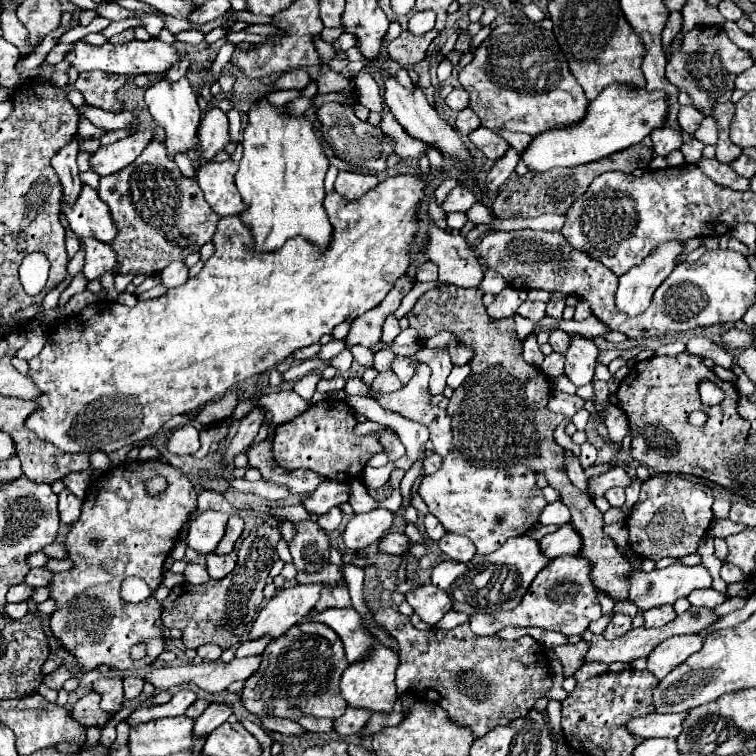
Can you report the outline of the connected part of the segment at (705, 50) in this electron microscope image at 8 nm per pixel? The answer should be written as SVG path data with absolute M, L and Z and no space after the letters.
M697 26L685 38L679 52L675 52L667 60L667 80L675 84L681 92L689 94L693 106L697 108L711 108L719 96L733 90L733 80L737 74L745 72L753 66L753 58L749 52L737 48L725 34L723 28L711 26Z

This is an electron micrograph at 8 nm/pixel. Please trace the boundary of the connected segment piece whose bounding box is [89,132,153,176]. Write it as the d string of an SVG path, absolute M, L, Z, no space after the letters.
M135 132L133 136L117 140L109 146L99 146L99 150L91 154L89 166L99 176L109 176L113 172L119 172L143 152L143 148L151 142L151 138L153 132Z

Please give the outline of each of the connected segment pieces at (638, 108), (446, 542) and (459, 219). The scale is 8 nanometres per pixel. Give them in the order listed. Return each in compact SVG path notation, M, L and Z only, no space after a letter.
M611 84L589 104L589 112L585 112L585 120L581 120L581 124L573 124L573 128L549 128L549 132L537 134L537 138L533 138L521 152L521 160L531 172L545 172L601 160L613 152L637 144L653 128L663 126L665 112L665 92L655 90L647 94L645 90Z
M445 534L439 540L439 548L455 562L469 562L475 554L473 542L469 542L465 536L457 536L457 534Z
M454 212L451 214L446 213L446 216L447 226L452 230L461 230L468 221L466 214L461 212Z

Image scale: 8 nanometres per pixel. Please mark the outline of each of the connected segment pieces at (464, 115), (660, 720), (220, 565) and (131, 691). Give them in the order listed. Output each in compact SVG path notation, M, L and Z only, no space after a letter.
M465 108L457 114L457 120L455 120L455 126L461 134L471 134L473 130L477 130L481 124L479 124L479 118L475 116L475 112L471 108Z
M649 714L645 718L635 718L627 724L629 732L639 738L677 738L681 734L681 722L685 714Z
M211 552L209 556L205 556L205 560L207 560L209 576L211 576L213 580L219 580L219 578L227 576L227 574L233 570L233 566L235 566L235 562L237 562L237 554L231 552L231 554L223 554L223 556L221 556L221 554Z
M129 676L129 678L125 678L123 680L123 686L125 686L125 698L127 700L135 700L135 698L139 698L141 696L141 692L143 692L143 678L139 678L139 676Z

